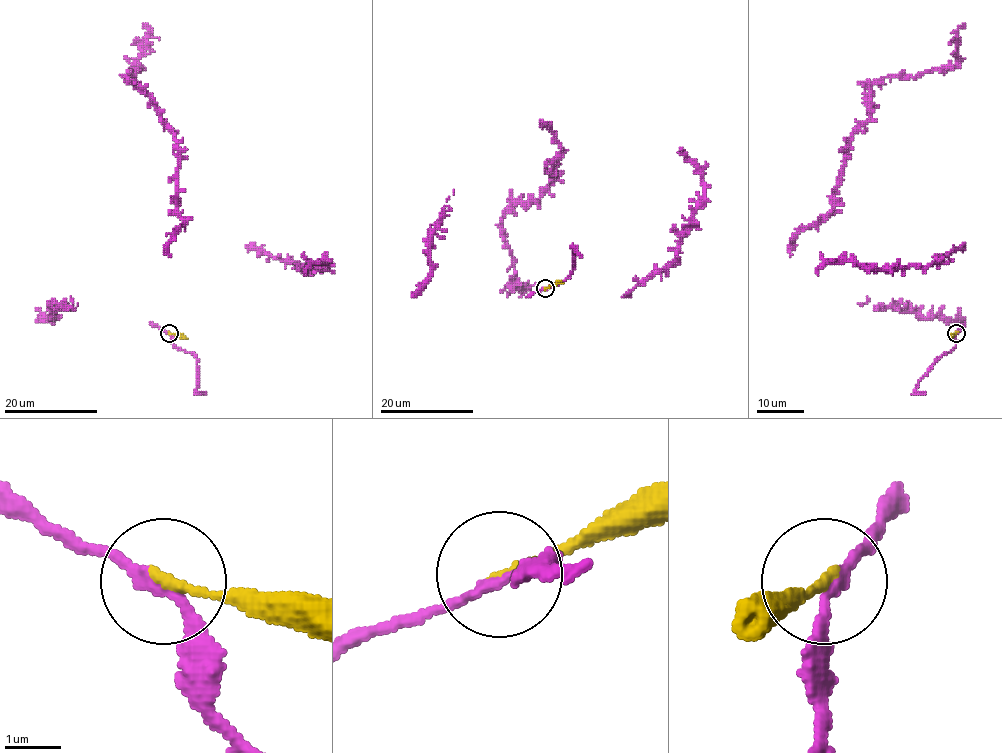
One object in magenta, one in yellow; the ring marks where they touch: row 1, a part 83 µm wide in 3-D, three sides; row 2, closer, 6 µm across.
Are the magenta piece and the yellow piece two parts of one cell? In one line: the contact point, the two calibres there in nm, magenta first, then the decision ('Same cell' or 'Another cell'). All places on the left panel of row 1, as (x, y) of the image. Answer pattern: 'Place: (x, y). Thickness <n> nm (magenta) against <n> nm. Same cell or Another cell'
Place: (169, 333). Thickness 180 nm (magenta) against 160 nm. Another cell

